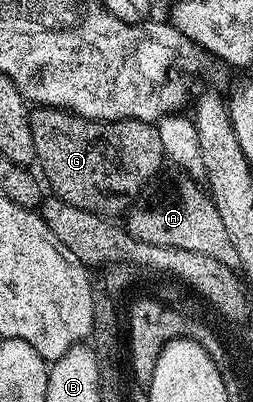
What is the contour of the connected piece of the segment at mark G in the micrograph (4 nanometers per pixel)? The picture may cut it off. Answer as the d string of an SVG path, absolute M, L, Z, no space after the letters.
M38 106L31 111L30 114L30 129L32 130L32 146L34 147L34 154L36 157L37 167L42 167L42 172L46 175L45 183L48 185L50 183L50 188L55 197L57 199L63 200L64 202L68 202L72 206L76 206L77 208L83 208L84 210L88 210L89 212L97 212L99 214L111 214L110 212L119 212L119 214L125 213L127 209L129 209L130 205L134 203L135 200L138 199L143 188L146 187L147 184L151 183L163 171L162 164L164 165L164 146L160 146L160 134L158 133L157 127L154 124L149 124L148 122L144 122L143 120L85 120L82 116L75 116L73 112L65 109L65 108L51 108L49 106Z

